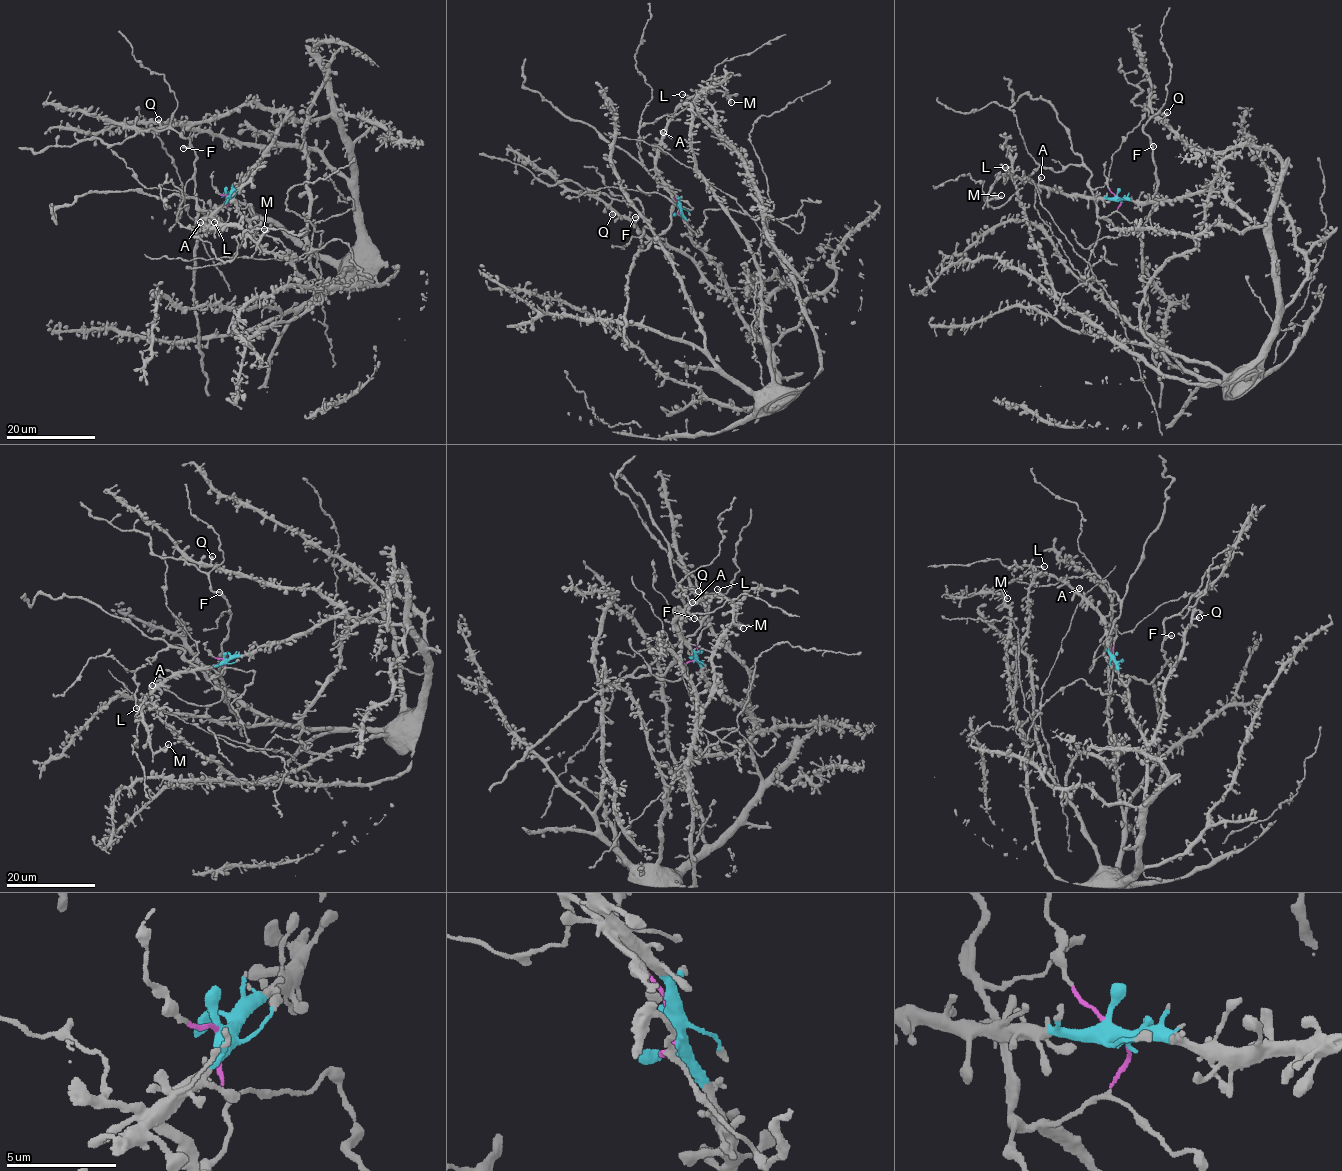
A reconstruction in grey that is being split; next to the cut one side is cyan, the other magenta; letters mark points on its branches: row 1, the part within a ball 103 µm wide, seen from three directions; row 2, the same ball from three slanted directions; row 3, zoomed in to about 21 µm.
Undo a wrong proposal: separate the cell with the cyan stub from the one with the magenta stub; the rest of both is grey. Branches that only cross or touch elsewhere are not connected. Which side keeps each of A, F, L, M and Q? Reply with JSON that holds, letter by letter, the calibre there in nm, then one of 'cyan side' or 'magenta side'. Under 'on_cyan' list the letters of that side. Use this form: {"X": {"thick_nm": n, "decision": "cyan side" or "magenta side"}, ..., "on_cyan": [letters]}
{"A": {"thick_nm": 400, "decision": "cyan side"}, "F": {"thick_nm": 320, "decision": "magenta side"}, "L": {"thick_nm": 190, "decision": "cyan side"}, "M": {"thick_nm": 240, "decision": "cyan side"}, "Q": {"thick_nm": 460, "decision": "cyan side"}, "on_cyan": ["A", "L", "M", "Q"]}

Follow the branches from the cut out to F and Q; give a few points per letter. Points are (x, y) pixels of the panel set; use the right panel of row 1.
F: (1119, 198), (1120, 206), (1104, 217), (1117, 229), (1141, 235), (1157, 188), (1154, 146)
Q: (1119, 198), (1156, 202), (1226, 188), (1223, 176), (1212, 157), (1191, 147), (1168, 126), (1163, 119), (1168, 112)

